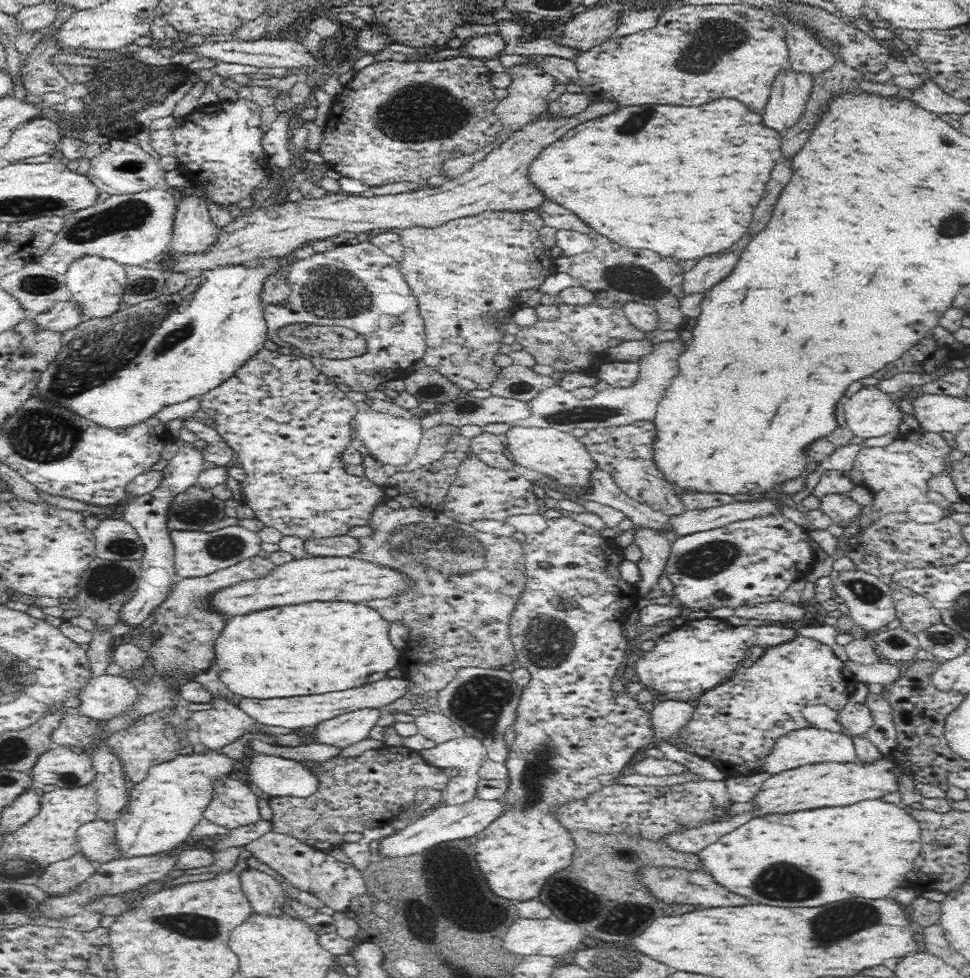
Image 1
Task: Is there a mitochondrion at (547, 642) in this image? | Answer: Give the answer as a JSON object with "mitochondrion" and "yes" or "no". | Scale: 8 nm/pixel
{"mitochondrion":"yes"}

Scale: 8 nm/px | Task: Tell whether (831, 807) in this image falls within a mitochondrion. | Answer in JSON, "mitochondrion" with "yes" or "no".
{"mitochondrion":"no"}

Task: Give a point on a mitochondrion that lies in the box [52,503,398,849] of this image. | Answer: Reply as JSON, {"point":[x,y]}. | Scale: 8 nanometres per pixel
{"point":[105,581]}

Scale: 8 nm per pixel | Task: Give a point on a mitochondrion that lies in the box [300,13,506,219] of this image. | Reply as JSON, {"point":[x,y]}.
{"point":[419,112]}

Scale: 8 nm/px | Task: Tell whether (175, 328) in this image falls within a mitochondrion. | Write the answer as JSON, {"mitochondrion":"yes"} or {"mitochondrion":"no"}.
{"mitochondrion":"yes"}

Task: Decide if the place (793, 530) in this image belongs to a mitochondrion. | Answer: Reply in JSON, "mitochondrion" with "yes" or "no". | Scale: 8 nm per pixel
{"mitochondrion":"no"}

